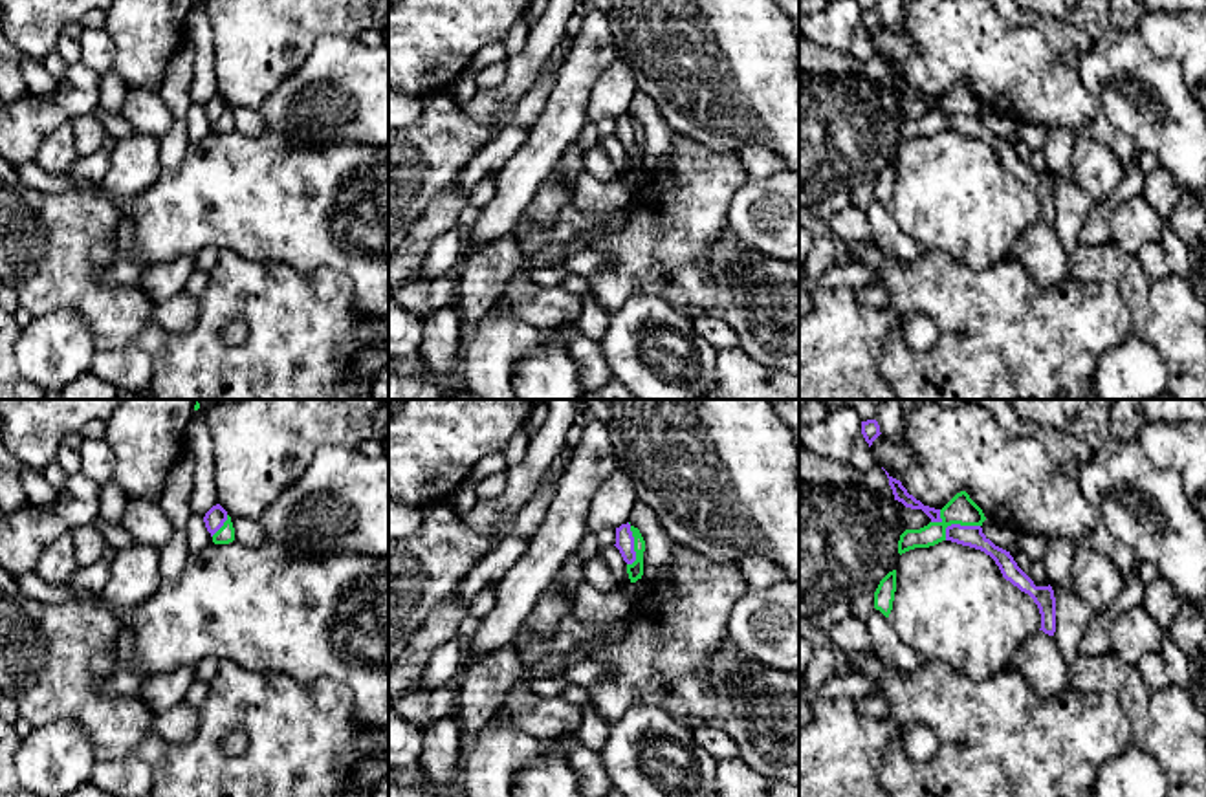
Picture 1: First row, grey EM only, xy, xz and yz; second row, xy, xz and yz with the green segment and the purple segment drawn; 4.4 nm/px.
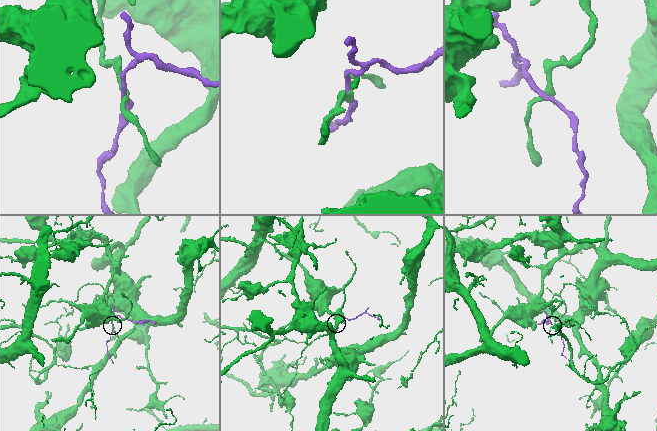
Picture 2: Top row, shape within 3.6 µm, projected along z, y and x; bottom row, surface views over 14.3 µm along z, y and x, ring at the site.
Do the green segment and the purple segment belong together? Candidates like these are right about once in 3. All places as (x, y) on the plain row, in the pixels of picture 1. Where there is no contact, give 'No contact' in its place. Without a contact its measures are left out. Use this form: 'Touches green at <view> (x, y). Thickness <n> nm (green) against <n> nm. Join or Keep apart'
Touches green at yz (957, 112). Thickness 130 nm (green) against 100 nm. Keep apart

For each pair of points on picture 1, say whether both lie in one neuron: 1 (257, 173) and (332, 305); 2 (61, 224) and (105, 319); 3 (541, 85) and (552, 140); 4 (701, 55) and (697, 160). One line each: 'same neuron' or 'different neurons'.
1: different neurons
2: same neuron
3: different neurons
4: different neurons

